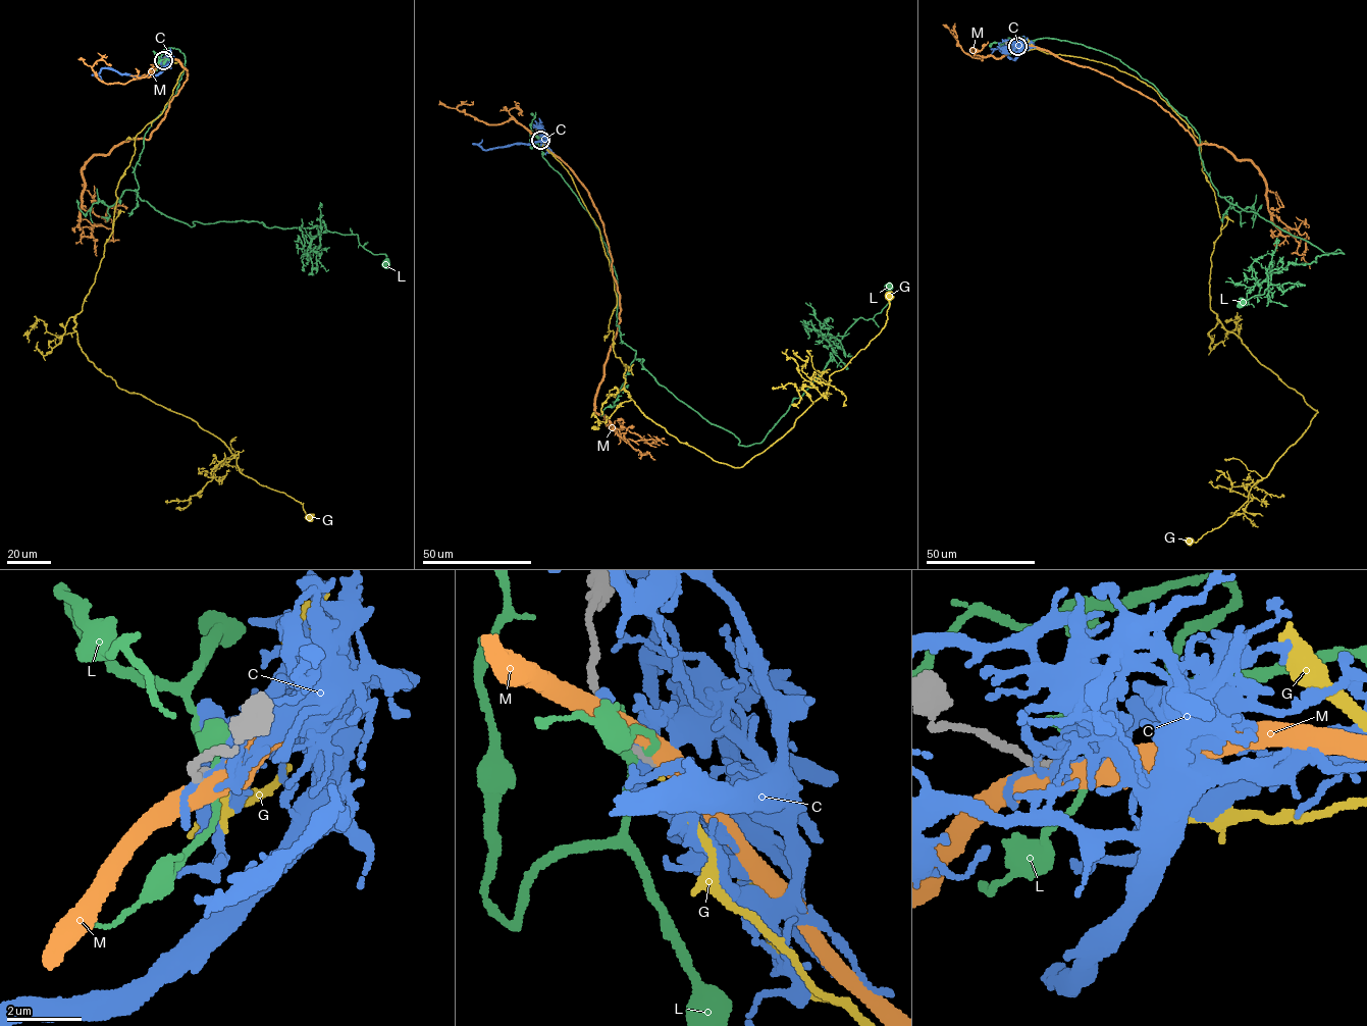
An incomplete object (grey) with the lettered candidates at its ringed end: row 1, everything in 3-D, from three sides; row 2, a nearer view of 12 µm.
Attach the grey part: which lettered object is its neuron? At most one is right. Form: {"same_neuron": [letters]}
{"same_neuron": ["G"]}

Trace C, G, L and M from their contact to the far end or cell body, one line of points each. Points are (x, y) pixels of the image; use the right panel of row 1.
C: (1014, 47), (1018, 49), (1016, 58), (1007, 56), (1002, 44), (989, 54)
G: (1017, 46), (1116, 67), (1184, 120), (1201, 143), (1221, 221), (1210, 309), (1318, 411), (1233, 514), (1189, 540)
L: (1015, 47), (1056, 39), (1118, 58), (1198, 135), (1218, 195), (1344, 254), (1265, 272), (1263, 294), (1242, 302)
M: (1015, 47), (1111, 77), (1154, 100), (1198, 145), (1250, 160), (1264, 178), (1271, 223), (1305, 240), (1310, 268)

